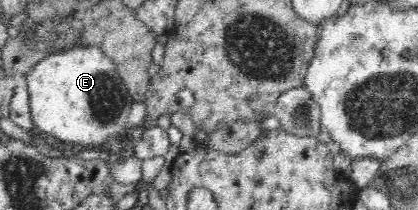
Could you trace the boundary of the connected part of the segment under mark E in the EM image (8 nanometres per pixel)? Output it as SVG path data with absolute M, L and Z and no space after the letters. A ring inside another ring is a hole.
M76 45L49 55L34 65L32 71L26 75L26 83L30 92L33 125L38 132L82 146L106 145L123 131L128 132L128 114L135 101L116 72L114 61L96 45Z

